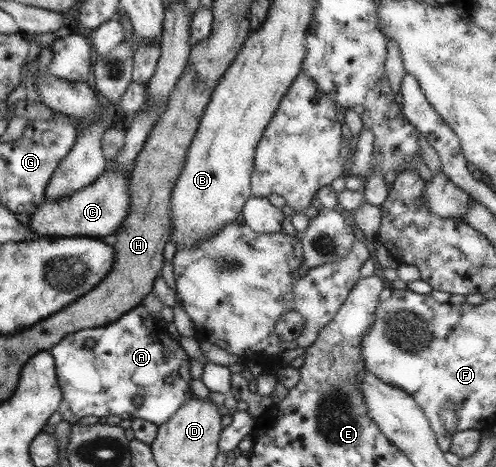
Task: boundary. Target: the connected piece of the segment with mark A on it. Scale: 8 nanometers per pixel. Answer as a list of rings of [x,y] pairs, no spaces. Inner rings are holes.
[[[141,303],[108,325],[66,334],[48,351],[55,363],[58,387],[62,394],[57,411],[62,420],[69,424],[76,424],[85,415],[97,418],[116,415],[120,419],[144,420],[157,426],[168,421],[183,401],[194,396],[189,386],[189,357],[180,348],[178,341],[170,338],[166,329],[155,323]],[[86,339],[94,339],[91,349],[84,348]],[[135,395],[143,397],[140,407],[132,405],[131,399]]]

